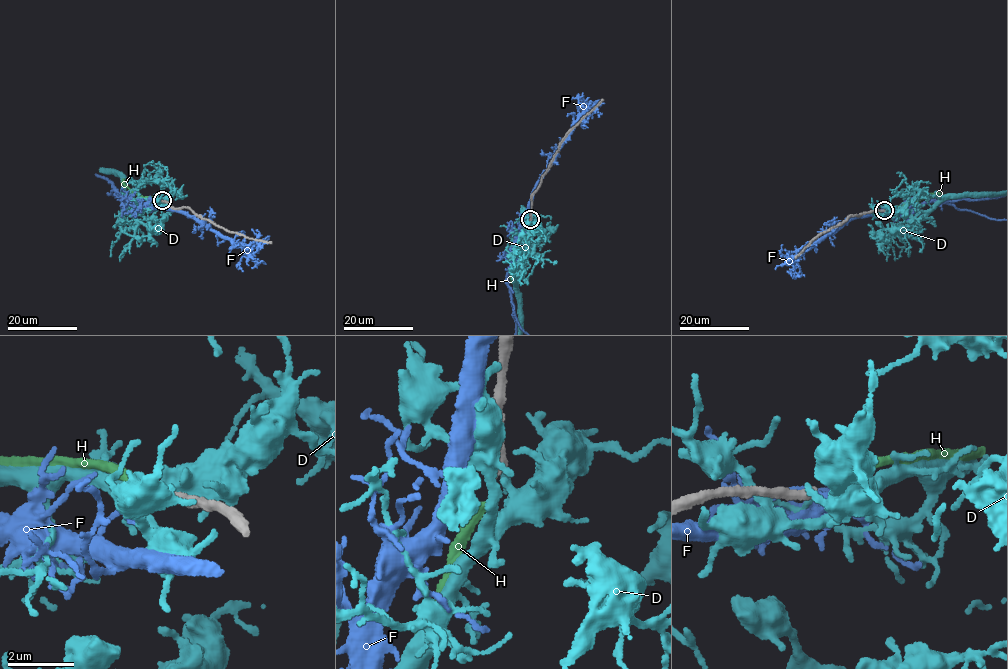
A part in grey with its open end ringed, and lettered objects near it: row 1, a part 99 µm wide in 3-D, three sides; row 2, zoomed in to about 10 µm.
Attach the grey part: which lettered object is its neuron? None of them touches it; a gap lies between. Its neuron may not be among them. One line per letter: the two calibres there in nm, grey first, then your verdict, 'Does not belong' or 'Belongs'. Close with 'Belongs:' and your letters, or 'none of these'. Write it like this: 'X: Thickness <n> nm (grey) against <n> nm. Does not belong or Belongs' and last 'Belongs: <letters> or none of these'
D: Thickness 280 nm (grey) against 420 nm. Does not belong
F: Thickness 280 nm (grey) against 180 nm. Does not belong
H: Thickness 280 nm (grey) against 320 nm. Belongs
Belongs: H

